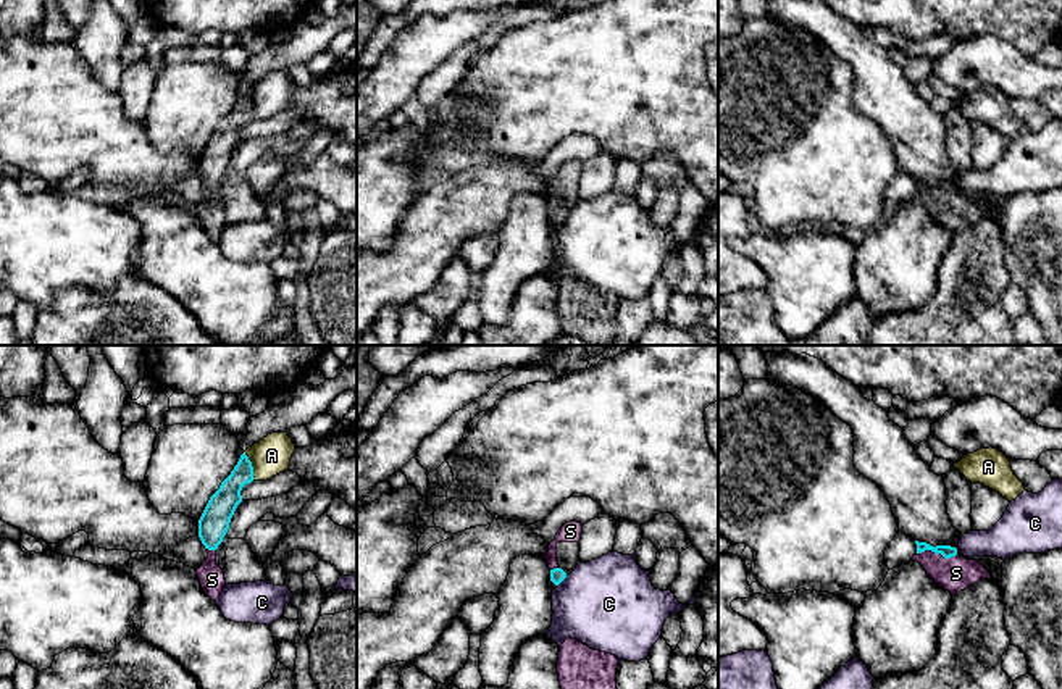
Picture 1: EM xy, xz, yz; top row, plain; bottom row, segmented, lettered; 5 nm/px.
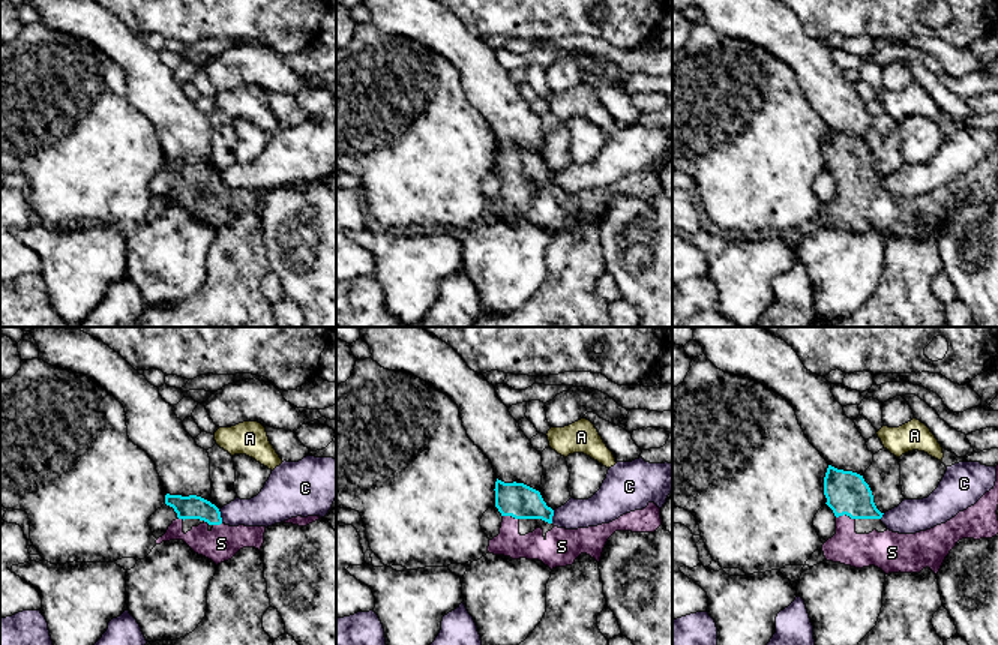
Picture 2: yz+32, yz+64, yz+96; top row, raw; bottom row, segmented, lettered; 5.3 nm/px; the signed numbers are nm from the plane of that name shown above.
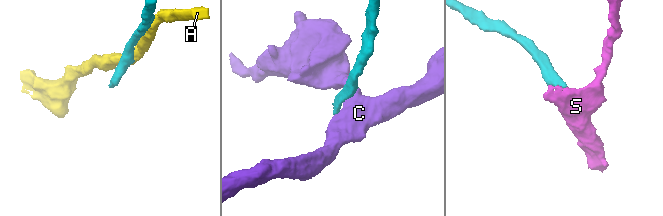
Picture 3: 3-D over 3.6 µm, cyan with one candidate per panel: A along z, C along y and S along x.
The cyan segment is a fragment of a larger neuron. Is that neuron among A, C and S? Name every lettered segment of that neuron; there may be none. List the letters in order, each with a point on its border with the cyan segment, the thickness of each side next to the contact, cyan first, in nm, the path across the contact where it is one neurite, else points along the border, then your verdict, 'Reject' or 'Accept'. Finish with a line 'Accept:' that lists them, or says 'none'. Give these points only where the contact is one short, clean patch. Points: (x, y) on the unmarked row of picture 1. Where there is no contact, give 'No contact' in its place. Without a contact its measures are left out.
A: Touches cyan at xy (250, 104). Thickness 140 nm (cyan) against 190 nm. Reject
C: Touches cyan at xz (562, 218). Thickness 80 nm (cyan) against 460 nm. Boundary: xz (567, 215), (557, 225). Reject
S: Touches cyan at yz (936, 191). Thickness 60 nm (cyan) against 170 nm. Path across: yz (946, 189), (936, 191), (956, 212). Accept
Accept: S

